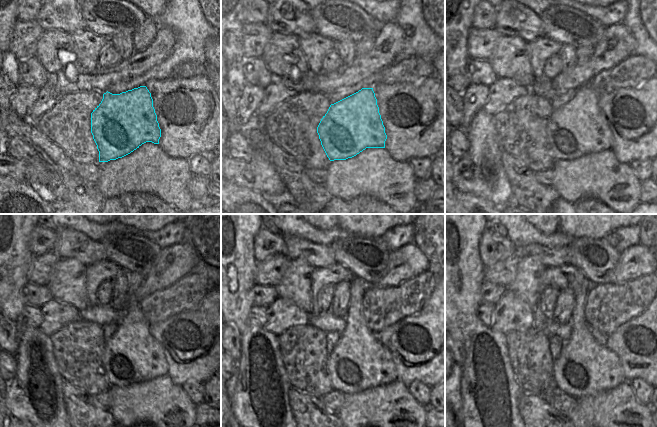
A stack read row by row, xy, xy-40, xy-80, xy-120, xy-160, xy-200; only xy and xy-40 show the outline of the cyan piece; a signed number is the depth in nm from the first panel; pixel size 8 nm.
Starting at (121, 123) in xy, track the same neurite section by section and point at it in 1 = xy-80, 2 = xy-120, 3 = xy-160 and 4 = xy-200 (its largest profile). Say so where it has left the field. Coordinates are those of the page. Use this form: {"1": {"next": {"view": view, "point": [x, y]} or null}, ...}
{"1": {"next": {"view": "xy-80", "point": [579, 127]}}, "2": {"next": {"view": "xy-120", "point": [132, 355]}}, "3": {"next": {"view": "xy-160", "point": [358, 361]}}, "4": {"next": {"view": "xy-200", "point": [584, 367]}}}

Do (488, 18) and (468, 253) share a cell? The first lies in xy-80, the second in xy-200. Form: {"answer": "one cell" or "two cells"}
{"answer": "two cells"}

